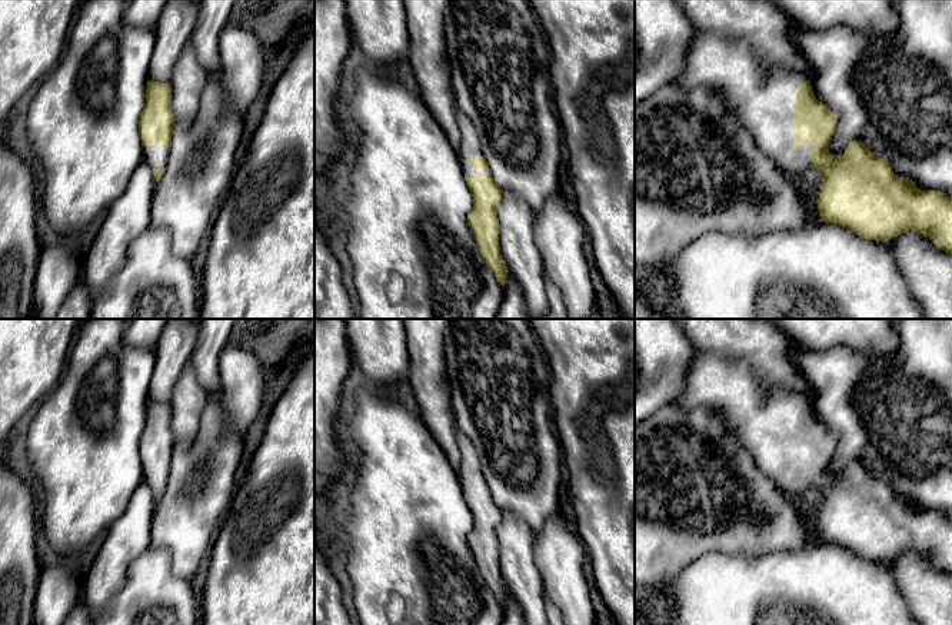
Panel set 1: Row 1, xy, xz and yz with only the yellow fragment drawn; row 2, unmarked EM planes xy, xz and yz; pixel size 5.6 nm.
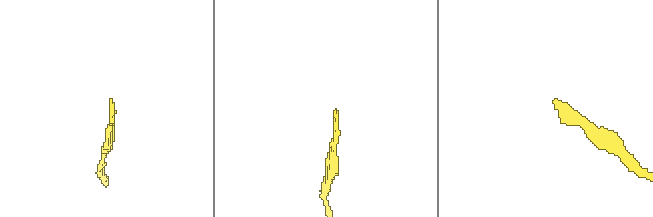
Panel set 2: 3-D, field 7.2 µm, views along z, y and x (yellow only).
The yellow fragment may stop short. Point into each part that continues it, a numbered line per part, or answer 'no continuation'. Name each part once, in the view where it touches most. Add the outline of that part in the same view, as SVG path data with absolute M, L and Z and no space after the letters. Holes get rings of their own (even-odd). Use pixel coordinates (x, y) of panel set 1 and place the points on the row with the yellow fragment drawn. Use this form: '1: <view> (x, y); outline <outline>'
1: yz (759, 95); outline M700 31L690 41L685 67L672 83L680 90L702 86L708 90L720 92L726 109L750 133L759 149L785 172L800 173L805 169L815 167L810 162L815 146L793 149L793 92L803 82L806 82L803 76L760 60L745 41L732 41L713 31Z

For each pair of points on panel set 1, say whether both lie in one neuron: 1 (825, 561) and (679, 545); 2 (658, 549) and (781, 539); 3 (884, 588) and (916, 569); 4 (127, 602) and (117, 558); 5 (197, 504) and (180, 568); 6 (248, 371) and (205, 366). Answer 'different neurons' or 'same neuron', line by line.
1: different neurons
2: same neuron
3: different neurons
4: different neurons
5: same neuron
6: different neurons

